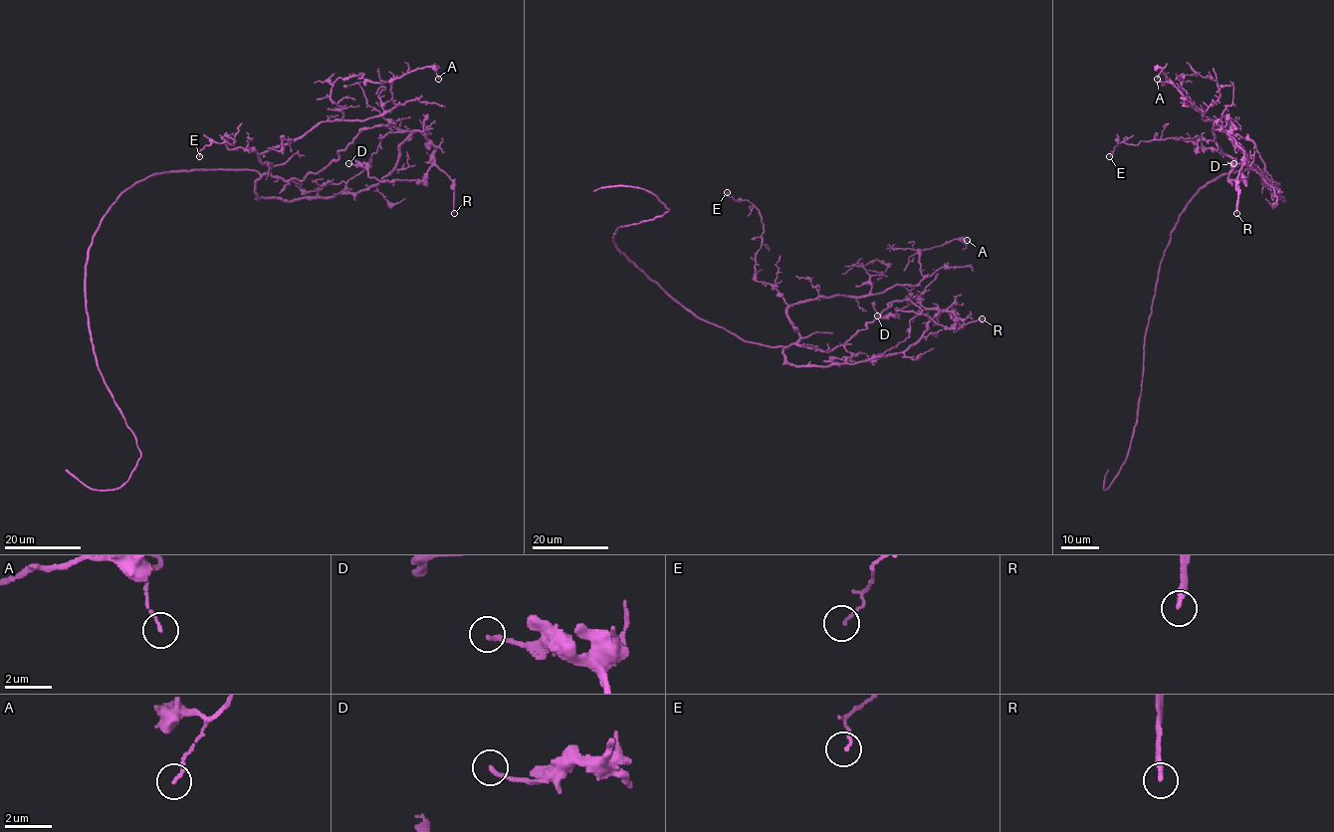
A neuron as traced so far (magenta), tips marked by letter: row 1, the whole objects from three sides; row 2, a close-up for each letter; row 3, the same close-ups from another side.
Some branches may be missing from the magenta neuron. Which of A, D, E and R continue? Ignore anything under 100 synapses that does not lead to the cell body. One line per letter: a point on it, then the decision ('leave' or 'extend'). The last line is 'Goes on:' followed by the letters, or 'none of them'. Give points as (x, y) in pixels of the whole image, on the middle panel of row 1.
A: (967, 240) | leave
D: (877, 315) | leave
E: (727, 192) | leave
R: (982, 318) | leave
Goes on: none of them

